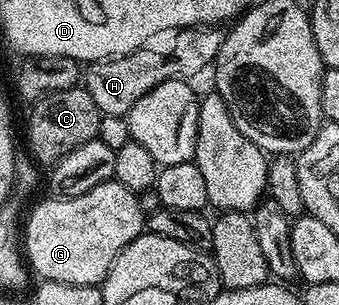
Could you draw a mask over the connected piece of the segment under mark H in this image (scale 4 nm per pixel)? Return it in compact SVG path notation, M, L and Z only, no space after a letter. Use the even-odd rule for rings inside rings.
M209 26L202 34L196 34L196 32L184 34L184 40L180 40L173 54L156 54L150 46L145 46L129 55L95 61L87 67L84 86L91 94L101 115L127 115L133 108L134 102L142 98L143 94L148 93L154 86L168 80L188 79L202 67L213 63L220 52L223 37L221 29Z

